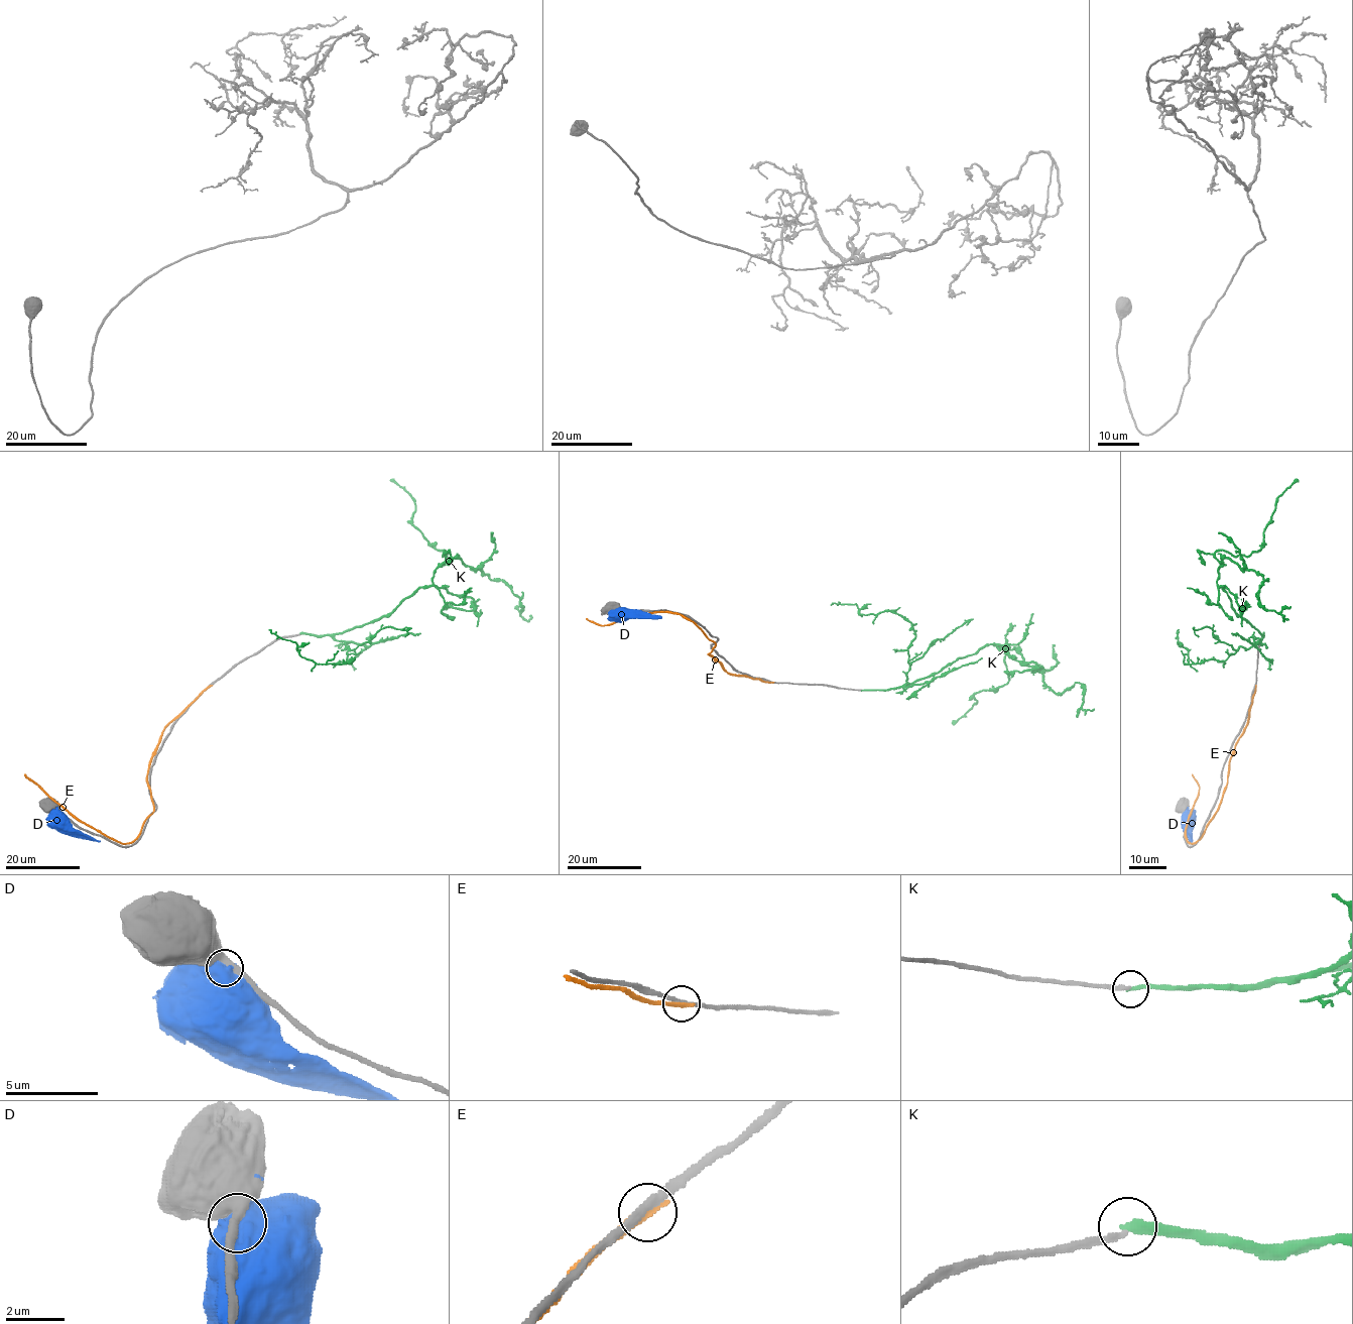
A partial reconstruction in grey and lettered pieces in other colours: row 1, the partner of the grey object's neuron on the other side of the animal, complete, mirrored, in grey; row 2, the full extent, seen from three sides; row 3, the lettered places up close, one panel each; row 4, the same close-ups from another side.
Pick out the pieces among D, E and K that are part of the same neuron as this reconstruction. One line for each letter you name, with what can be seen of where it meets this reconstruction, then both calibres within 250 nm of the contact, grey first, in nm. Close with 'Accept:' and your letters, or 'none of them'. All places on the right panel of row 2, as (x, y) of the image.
Accept: none of them

